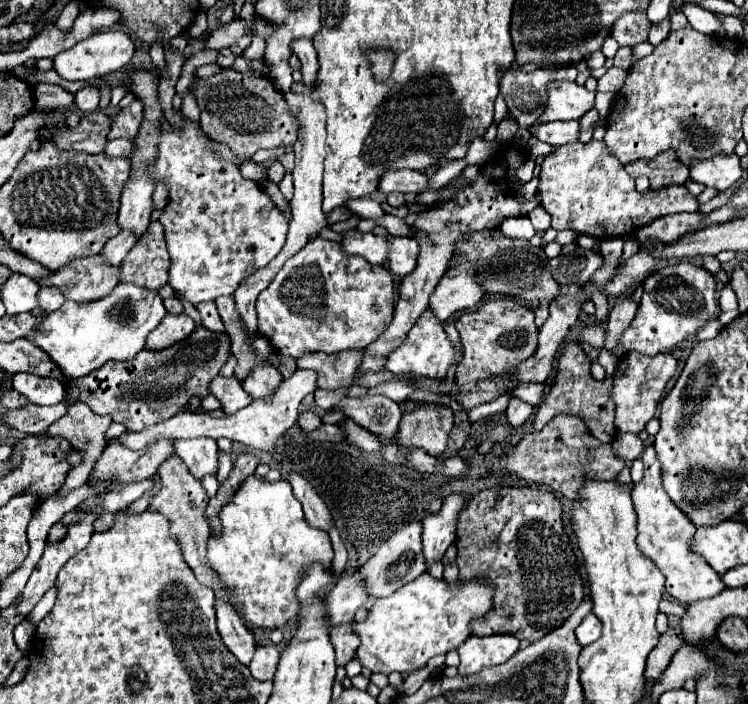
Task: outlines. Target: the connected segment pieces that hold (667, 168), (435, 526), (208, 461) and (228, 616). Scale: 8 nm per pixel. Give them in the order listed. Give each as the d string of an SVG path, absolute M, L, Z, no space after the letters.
M667 149L665 153L659 153L653 159L633 161L625 169L631 177L647 175L653 189L661 189L663 185L671 185L671 183L685 183L689 179L689 167L677 161L673 149Z
M449 495L443 501L443 507L435 515L427 515L423 519L423 531L421 531L421 549L425 557L427 569L441 561L447 547L455 541L455 521L459 517L459 509L467 503L469 497L465 495Z
M181 439L175 441L175 451L197 481L201 481L205 475L215 475L219 469L217 443L213 439Z
M217 601L217 627L227 649L243 665L249 665L255 653L253 633L249 633L249 629L245 631L245 623L241 621L241 617L237 617L237 613L233 613L233 609L229 609L229 605L225 605L223 601Z

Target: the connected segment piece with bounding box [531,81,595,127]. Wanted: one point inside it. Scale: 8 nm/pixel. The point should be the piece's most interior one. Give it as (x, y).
(567, 101)

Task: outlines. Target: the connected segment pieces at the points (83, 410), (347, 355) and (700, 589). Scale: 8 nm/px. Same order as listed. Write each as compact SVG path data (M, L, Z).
M69 405L69 411L61 421L55 421L49 427L51 437L65 437L71 445L77 435L83 437L83 443L99 443L101 453L105 449L105 431L111 423L109 415L95 415L87 405Z
M355 349L355 351L341 351L337 355L307 353L305 357L301 357L297 367L317 369L319 387L333 391L333 389L351 387L359 363L361 363L361 349Z
M649 445L643 451L641 459L645 463L645 477L631 491L635 513L637 513L637 531L639 531L637 547L639 547L639 551L657 565L657 569L665 575L665 591L671 597L679 599L683 605L719 595L725 589L725 583L711 569L711 565L707 565L707 561L703 557L697 557L695 553L691 553L689 541L695 533L695 525L665 493L665 489L661 485L661 465L657 459L655 447Z

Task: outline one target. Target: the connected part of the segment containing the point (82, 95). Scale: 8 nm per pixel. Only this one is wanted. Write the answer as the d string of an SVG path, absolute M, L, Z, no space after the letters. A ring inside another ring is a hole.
M83 87L81 91L75 93L75 105L83 111L83 113L91 113L97 109L99 105L99 91L95 87Z

